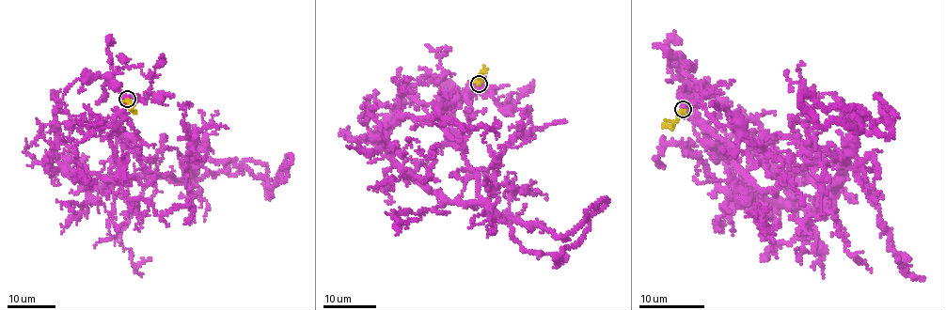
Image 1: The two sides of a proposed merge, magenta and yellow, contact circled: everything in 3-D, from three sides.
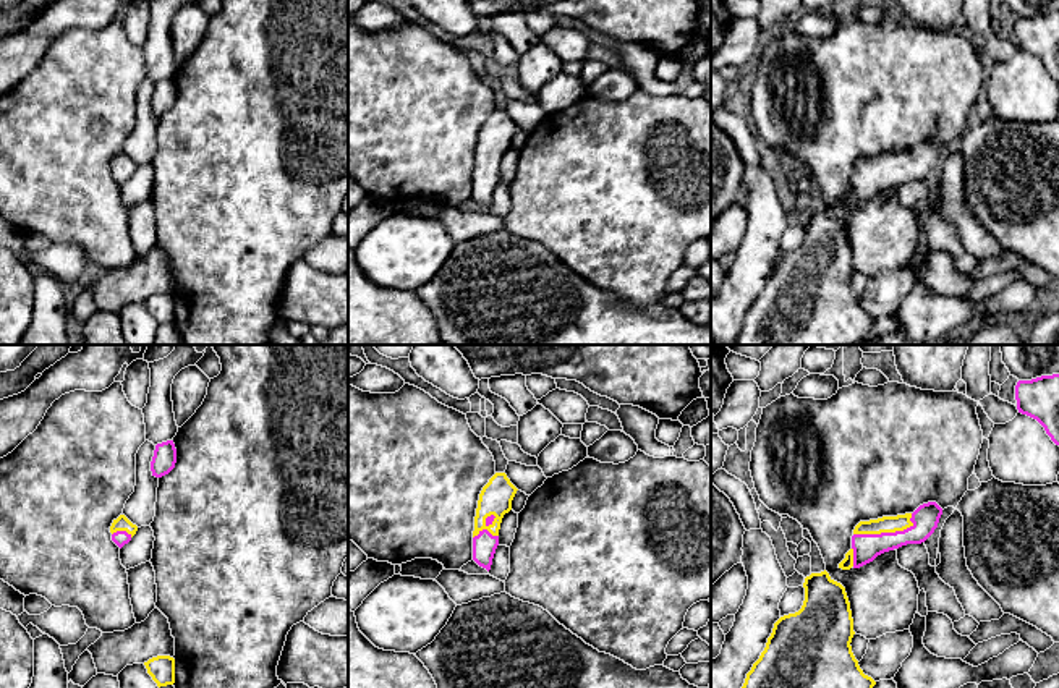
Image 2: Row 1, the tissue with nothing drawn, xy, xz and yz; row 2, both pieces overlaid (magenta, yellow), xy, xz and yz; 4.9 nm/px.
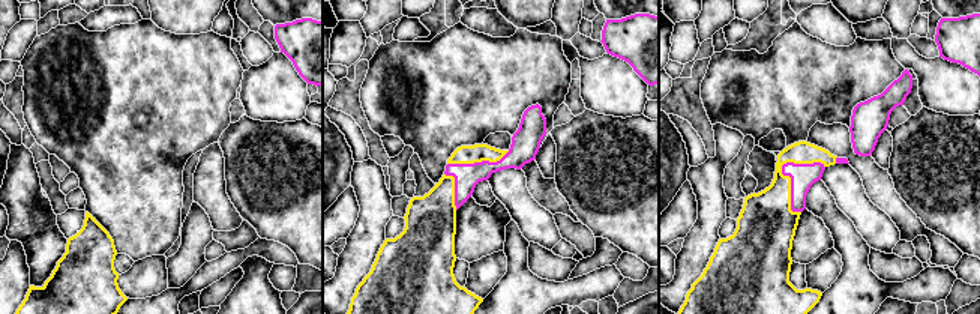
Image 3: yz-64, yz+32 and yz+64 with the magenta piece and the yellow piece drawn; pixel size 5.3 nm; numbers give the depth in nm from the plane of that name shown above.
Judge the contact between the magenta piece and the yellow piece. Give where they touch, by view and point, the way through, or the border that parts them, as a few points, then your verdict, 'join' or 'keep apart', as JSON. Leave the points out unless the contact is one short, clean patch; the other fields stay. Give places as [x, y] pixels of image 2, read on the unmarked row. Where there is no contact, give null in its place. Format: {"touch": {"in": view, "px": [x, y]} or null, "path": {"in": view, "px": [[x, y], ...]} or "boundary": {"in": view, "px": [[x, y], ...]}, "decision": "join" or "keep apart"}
{"touch": {"in": "yz", "px": [888, 170]}, "decision": "join"}

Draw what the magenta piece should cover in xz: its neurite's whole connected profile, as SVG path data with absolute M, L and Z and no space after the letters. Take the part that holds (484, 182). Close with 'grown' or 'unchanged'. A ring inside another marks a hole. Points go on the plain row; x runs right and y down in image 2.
M495 110L479 131L473 168L473 197L487 209L499 183L502 155L512 147L517 128L505 110Z; grown

